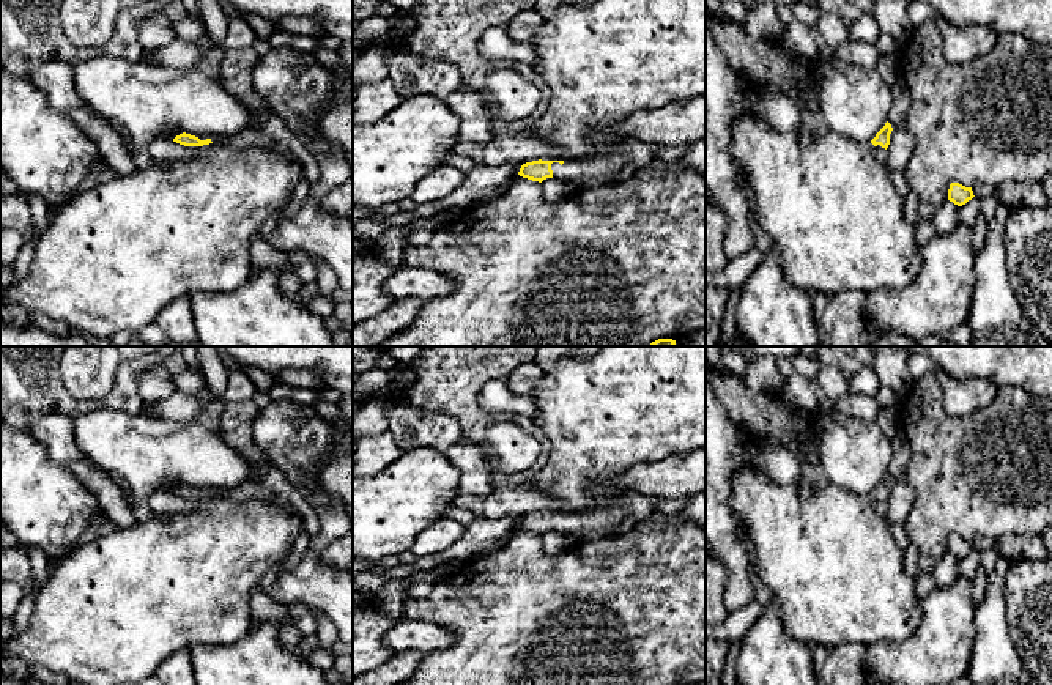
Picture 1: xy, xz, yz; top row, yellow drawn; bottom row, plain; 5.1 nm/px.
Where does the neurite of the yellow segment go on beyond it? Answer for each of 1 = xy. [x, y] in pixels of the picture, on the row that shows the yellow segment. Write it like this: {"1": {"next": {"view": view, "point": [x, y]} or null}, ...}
{"1": {"next": {"view": "xy", "point": [273, 129]}}}

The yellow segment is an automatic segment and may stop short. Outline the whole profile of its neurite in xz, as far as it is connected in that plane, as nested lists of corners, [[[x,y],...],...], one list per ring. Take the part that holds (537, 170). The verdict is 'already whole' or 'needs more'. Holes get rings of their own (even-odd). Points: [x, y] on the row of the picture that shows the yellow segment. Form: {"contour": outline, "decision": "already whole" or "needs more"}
{"contour": [[[627,139],[614,153],[603,157],[581,161],[532,161],[521,165],[518,175],[542,183],[556,178],[575,189],[589,189],[613,183],[619,170],[627,165],[647,167],[657,161],[657,145]]], "decision": "needs more"}

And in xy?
{"contour": [[[271,110],[265,124],[249,126],[235,135],[191,135],[180,134],[173,142],[184,146],[203,146],[203,145],[227,145],[235,151],[247,148],[268,148],[274,142],[282,142],[288,146],[290,153],[302,165],[302,172],[309,183],[315,183],[320,178],[320,167],[315,156],[306,148],[306,145],[290,132],[283,121]]], "decision": "needs more"}

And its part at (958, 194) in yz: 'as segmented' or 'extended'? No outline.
as segmented

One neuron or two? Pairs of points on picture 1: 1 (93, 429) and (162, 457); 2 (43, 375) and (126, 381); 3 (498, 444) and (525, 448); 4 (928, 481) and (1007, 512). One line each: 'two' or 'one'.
1: one
2: one
3: one
4: one

